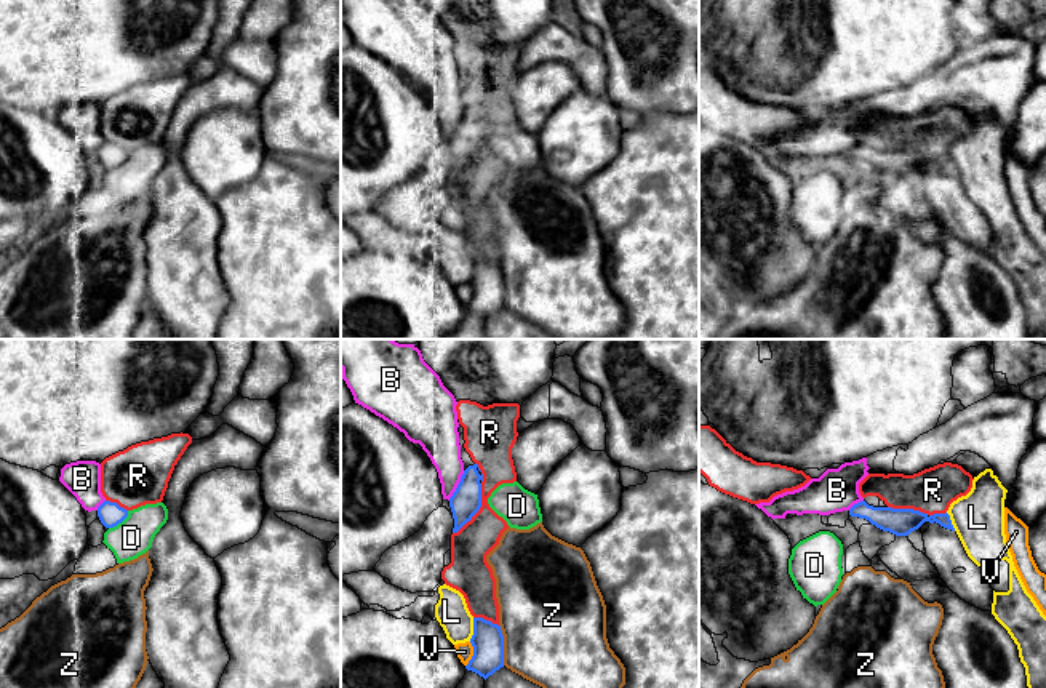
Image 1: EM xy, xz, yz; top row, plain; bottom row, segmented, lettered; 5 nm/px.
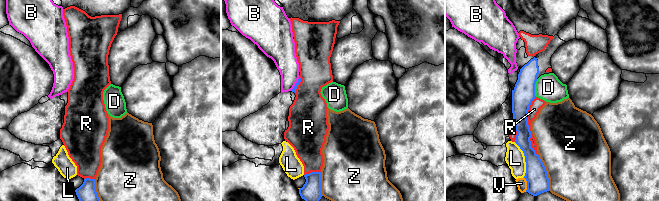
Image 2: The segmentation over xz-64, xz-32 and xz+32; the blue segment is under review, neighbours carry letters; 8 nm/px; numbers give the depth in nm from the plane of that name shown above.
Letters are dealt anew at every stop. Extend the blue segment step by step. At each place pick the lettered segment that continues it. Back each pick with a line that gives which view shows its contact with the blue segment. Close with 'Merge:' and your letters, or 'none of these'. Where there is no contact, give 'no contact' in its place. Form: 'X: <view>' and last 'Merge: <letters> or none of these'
V: xz
Merge: V

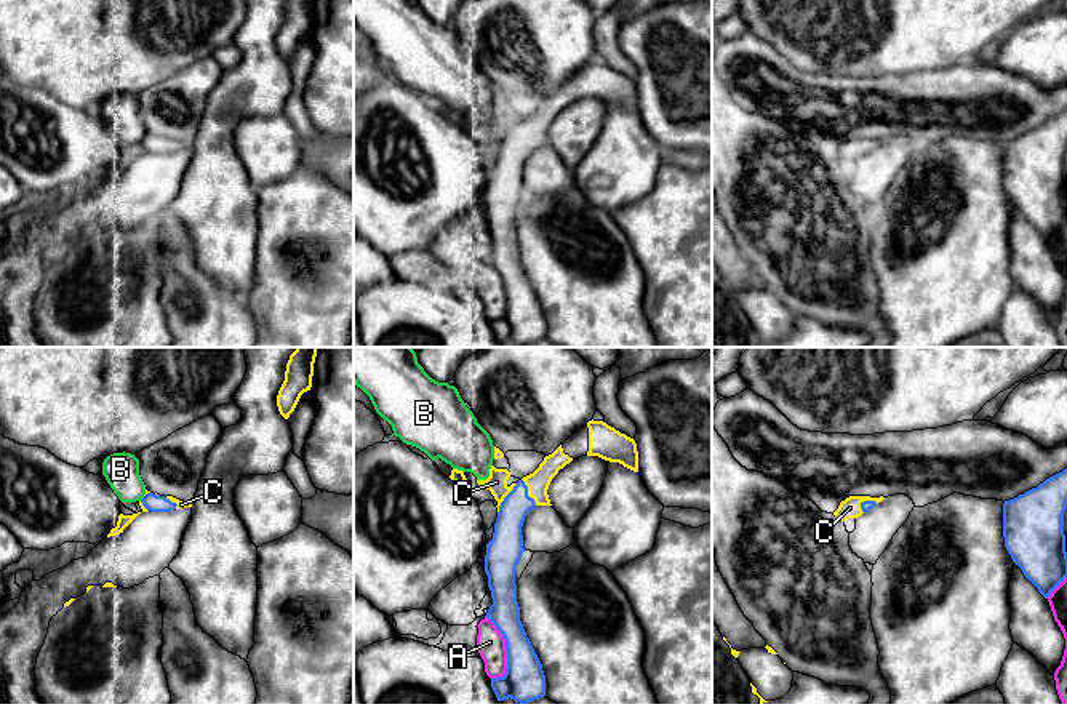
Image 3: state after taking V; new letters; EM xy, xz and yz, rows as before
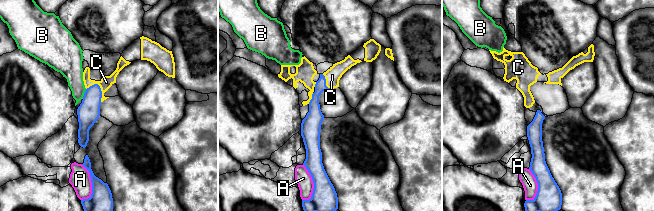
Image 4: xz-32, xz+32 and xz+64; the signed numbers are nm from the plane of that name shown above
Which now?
C: xz
Merge: C

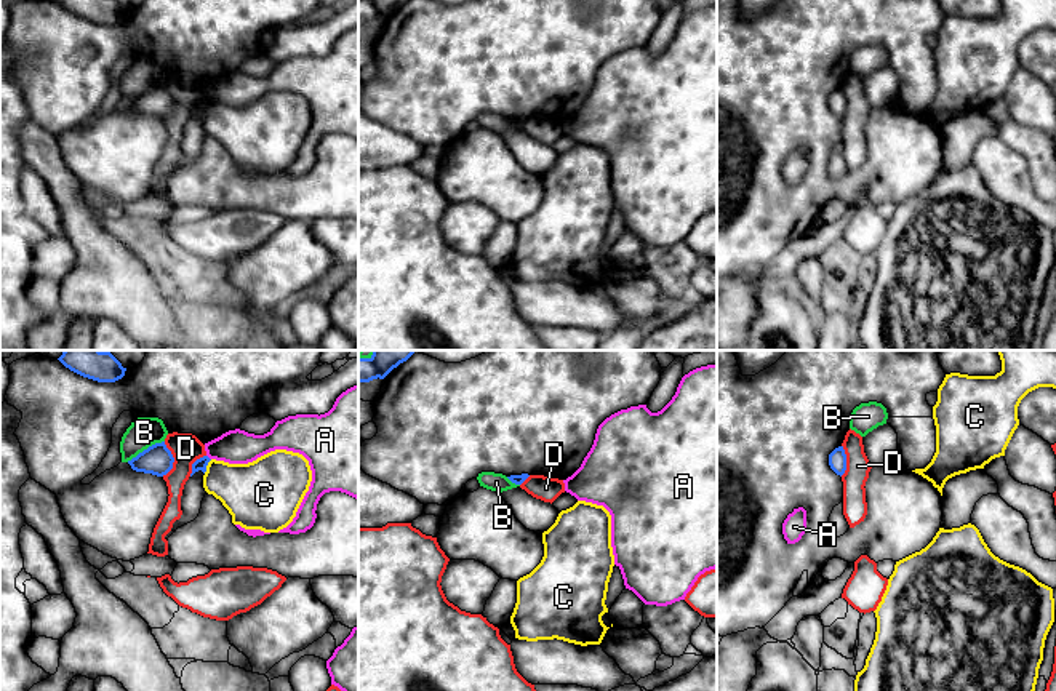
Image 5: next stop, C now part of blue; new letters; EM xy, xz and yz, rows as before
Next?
Merge: none of these

